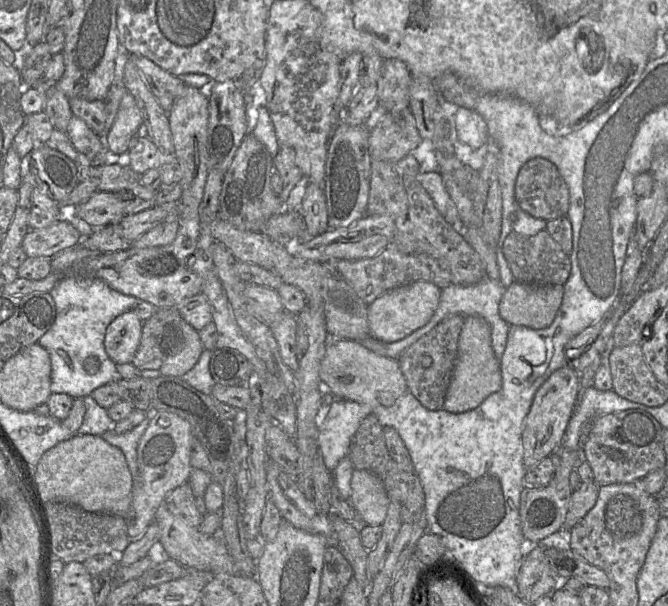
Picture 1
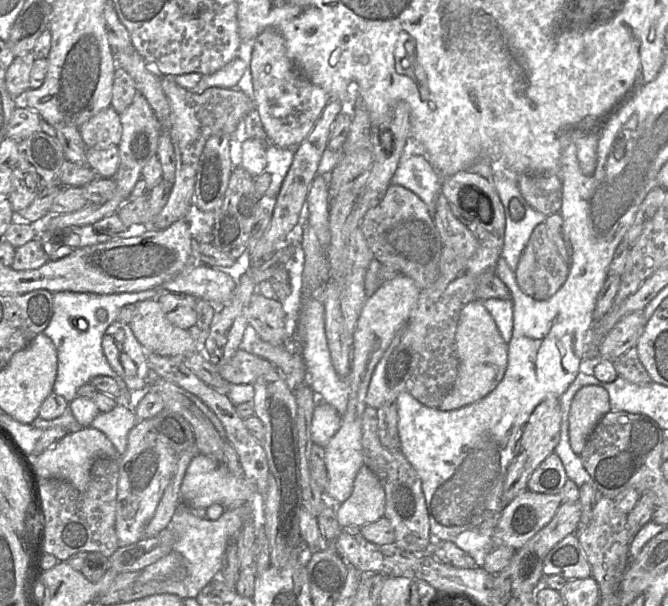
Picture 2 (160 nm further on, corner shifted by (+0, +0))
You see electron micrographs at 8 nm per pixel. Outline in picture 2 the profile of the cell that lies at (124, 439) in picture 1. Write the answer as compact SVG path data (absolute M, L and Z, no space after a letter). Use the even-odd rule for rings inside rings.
M117 403L111 411L100 412L92 421L91 427L104 433L120 456L126 451L128 434L138 420L133 410Z

